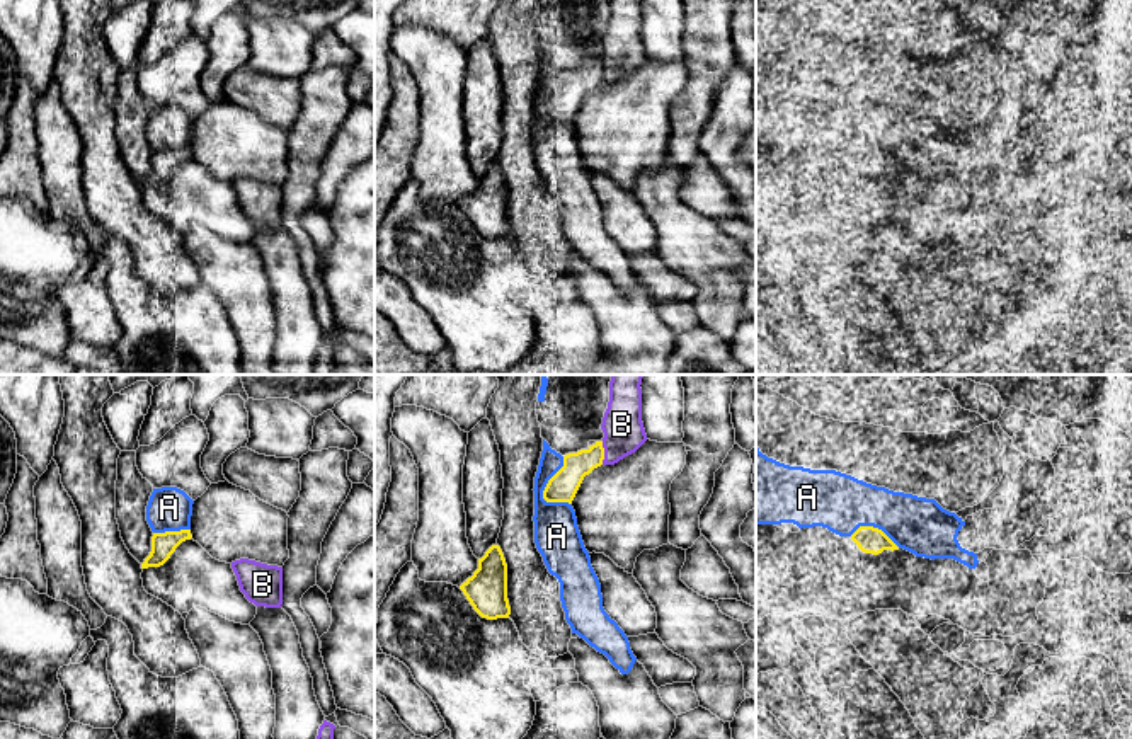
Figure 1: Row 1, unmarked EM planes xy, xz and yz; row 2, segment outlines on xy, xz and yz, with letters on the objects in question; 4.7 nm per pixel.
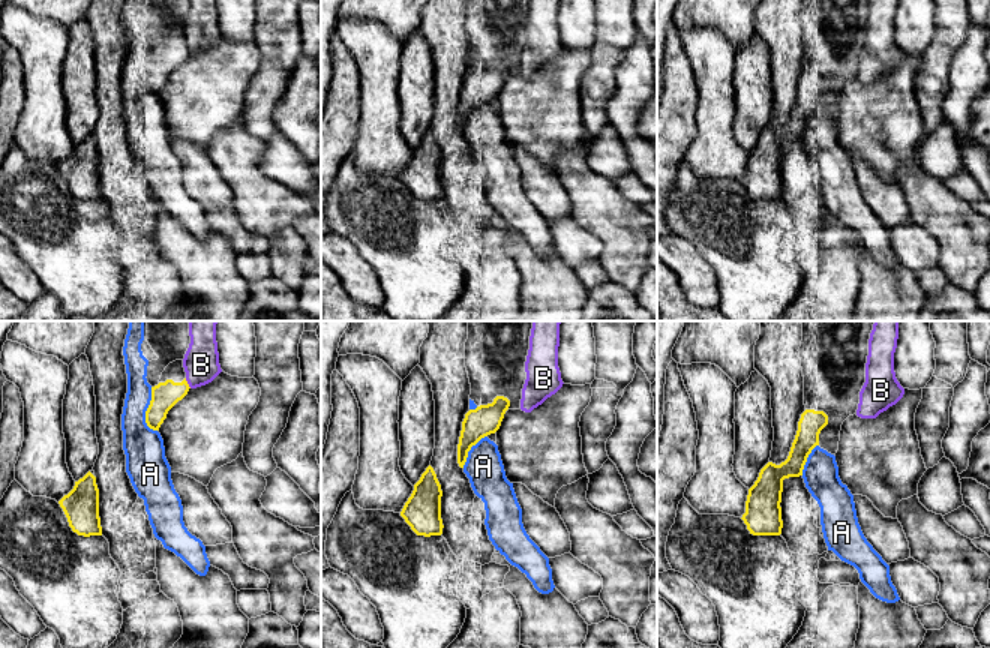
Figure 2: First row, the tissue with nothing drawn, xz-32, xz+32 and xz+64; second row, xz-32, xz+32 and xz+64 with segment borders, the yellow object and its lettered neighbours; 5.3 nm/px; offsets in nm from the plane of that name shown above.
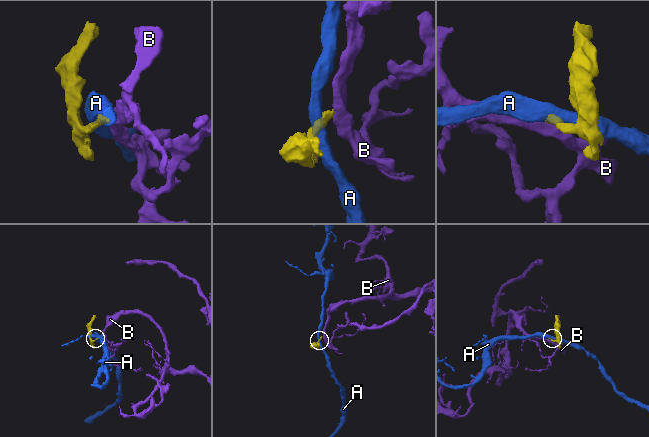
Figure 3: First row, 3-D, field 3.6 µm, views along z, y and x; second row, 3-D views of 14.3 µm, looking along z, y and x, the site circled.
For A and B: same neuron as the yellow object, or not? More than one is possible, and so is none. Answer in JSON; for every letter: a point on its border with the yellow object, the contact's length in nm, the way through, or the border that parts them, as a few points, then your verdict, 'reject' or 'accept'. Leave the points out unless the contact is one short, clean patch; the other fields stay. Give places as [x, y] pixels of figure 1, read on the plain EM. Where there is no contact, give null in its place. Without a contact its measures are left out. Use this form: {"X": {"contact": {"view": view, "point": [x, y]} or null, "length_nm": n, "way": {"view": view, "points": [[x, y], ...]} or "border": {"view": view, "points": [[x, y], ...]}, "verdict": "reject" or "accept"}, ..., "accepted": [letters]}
{"A": {"contact": {"view": "xz", "point": [548, 99]}, "length_nm": 240, "verdict": "reject"}, "B": {"contact": {"view": "xz", "point": [603, 72]}, "length_nm": 110, "border": {"view": "xz", "points": [[601, 60], [603, 82]]}, "verdict": "reject"}, "accepted": []}

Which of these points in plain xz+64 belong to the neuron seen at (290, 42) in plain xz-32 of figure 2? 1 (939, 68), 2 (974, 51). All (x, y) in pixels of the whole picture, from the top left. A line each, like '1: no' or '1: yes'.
1: yes
2: no

